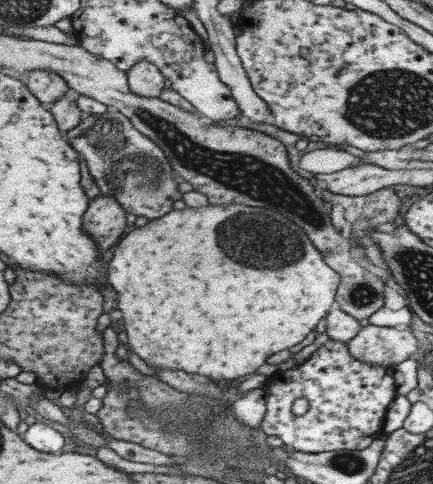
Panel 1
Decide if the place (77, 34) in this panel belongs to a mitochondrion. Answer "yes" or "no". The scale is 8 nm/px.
no

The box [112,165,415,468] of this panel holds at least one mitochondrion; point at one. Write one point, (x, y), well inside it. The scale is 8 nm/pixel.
(275, 243)

